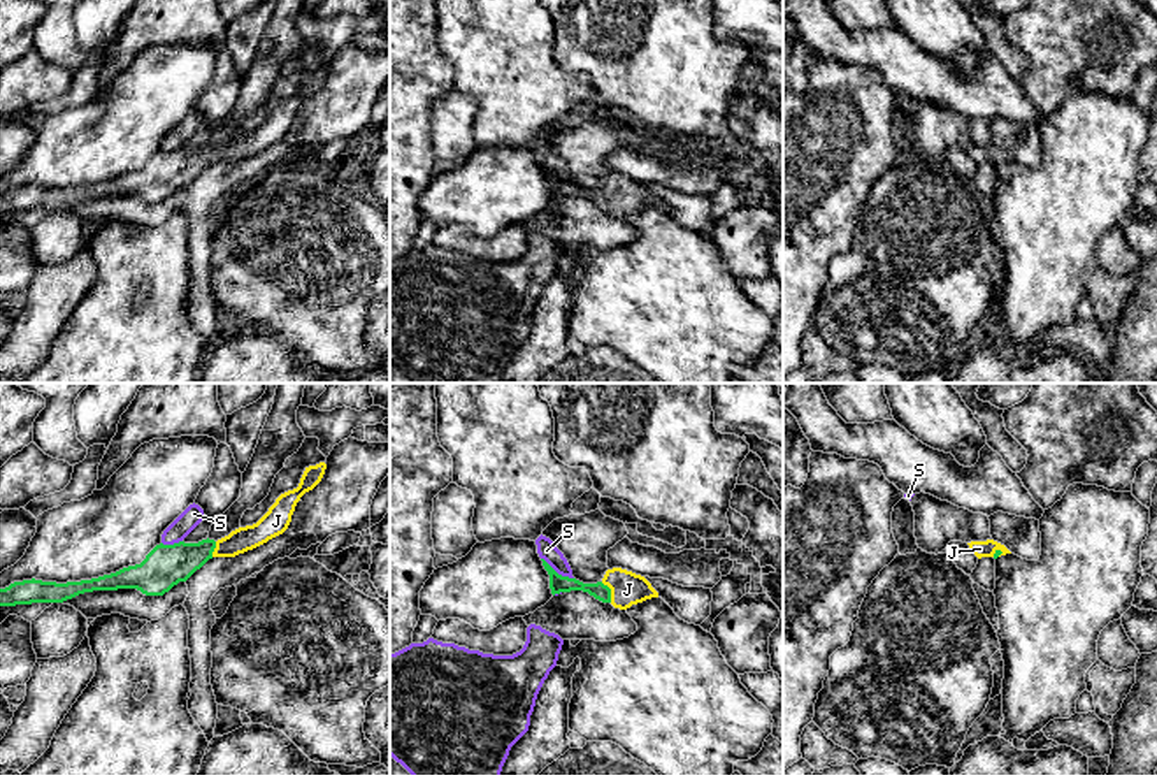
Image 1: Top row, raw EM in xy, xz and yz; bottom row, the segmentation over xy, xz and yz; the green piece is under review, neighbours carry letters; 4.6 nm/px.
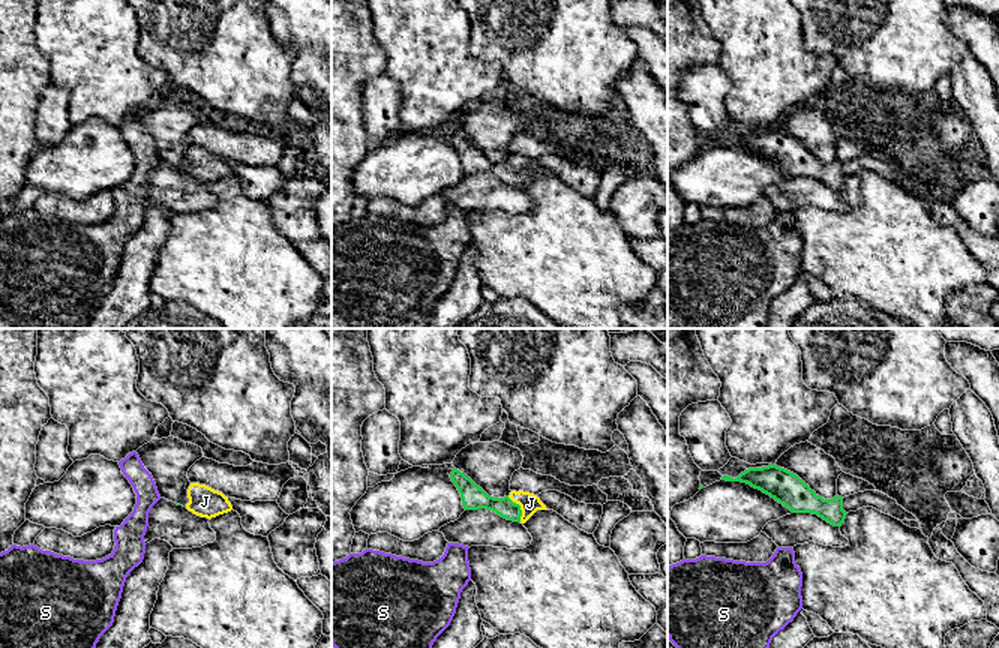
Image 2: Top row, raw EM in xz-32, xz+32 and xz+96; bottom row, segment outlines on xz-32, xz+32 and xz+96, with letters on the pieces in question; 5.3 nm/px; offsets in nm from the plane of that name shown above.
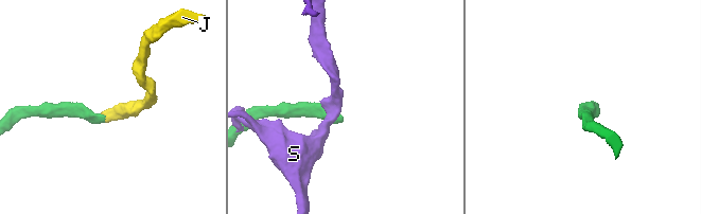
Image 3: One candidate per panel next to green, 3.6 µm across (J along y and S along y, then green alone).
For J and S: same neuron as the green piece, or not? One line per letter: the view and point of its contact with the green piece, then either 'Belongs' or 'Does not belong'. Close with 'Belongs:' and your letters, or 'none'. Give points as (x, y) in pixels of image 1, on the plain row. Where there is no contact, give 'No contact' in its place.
J: Touches green at xz (610, 197). Belongs
S: Touches green at xz (555, 178). Does not belong
Belongs: J

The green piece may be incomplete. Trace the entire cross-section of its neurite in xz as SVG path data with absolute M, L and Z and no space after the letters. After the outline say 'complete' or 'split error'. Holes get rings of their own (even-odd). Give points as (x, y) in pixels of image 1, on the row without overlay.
M544 165L543 172L550 181L551 200L583 197L602 209L611 209L614 214L627 216L632 211L658 204L651 190L632 177L613 174L597 190L583 190L576 185L558 181Z; split error

